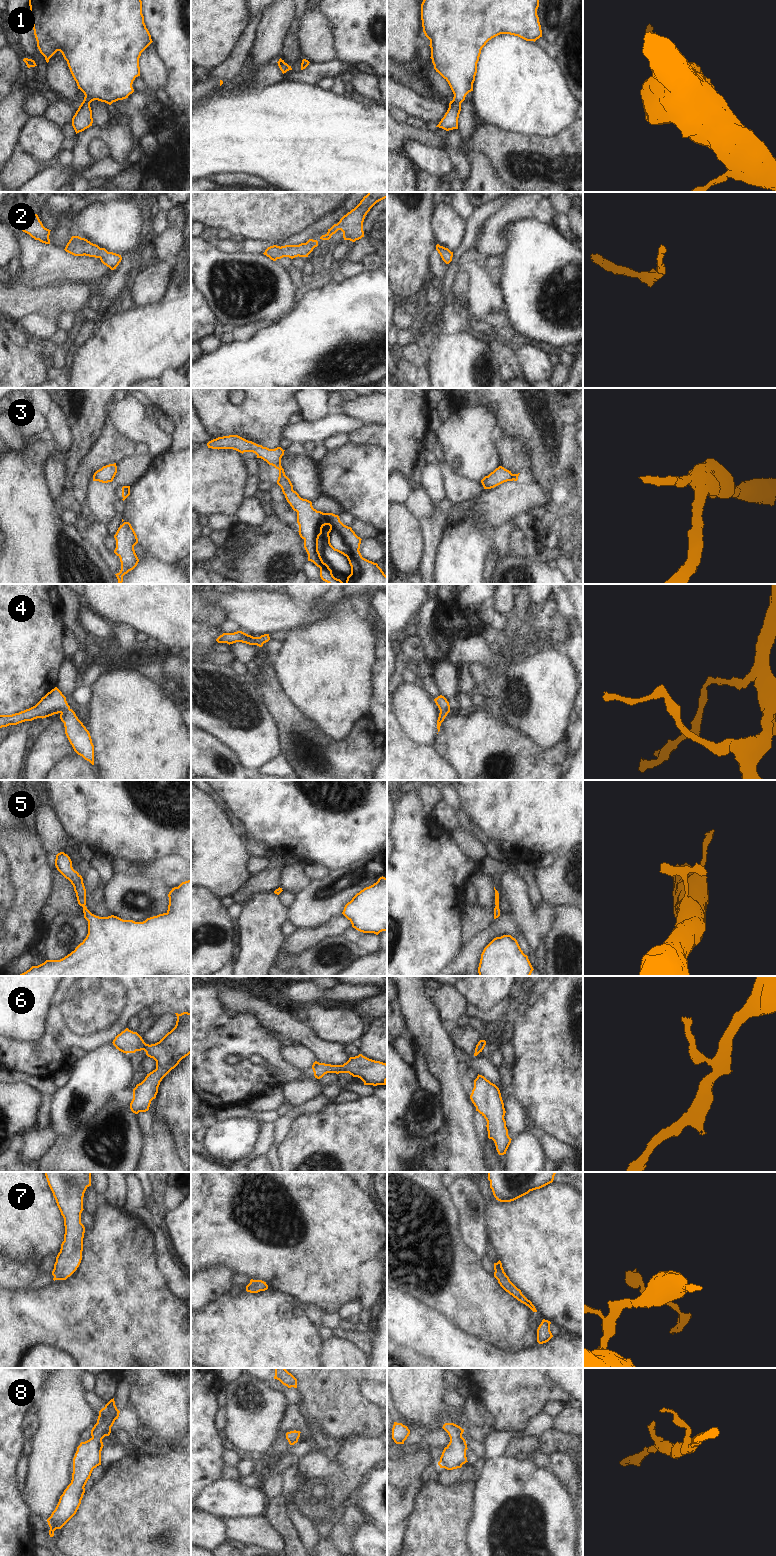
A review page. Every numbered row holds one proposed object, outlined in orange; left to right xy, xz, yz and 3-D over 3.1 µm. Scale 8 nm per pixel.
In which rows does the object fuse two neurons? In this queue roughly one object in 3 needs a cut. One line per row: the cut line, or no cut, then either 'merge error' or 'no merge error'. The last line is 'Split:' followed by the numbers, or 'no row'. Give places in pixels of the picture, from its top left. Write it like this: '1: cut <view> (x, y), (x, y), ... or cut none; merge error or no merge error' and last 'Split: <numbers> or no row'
1: cut none; no merge error
2: cut none; no merge error
3: cut none; no merge error
4: cut none; no merge error
5: cut none; no merge error
6: cut none; no merge error
7: cut none; no merge error
8: cut none; no merge error
Split: no row

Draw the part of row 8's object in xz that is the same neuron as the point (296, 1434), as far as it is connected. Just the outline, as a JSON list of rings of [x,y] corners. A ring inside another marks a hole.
[[[290,1431],[286,1433],[286,1439],[288,1440],[290,1445],[294,1445],[298,1442],[298,1439],[300,1437],[300,1431]]]

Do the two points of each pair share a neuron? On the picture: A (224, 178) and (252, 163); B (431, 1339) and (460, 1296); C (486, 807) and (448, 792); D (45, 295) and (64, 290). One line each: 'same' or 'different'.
A: different
B: different
C: different
D: same

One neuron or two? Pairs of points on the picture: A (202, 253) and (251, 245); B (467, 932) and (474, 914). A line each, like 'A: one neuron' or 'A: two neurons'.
A: two neurons
B: one neuron

